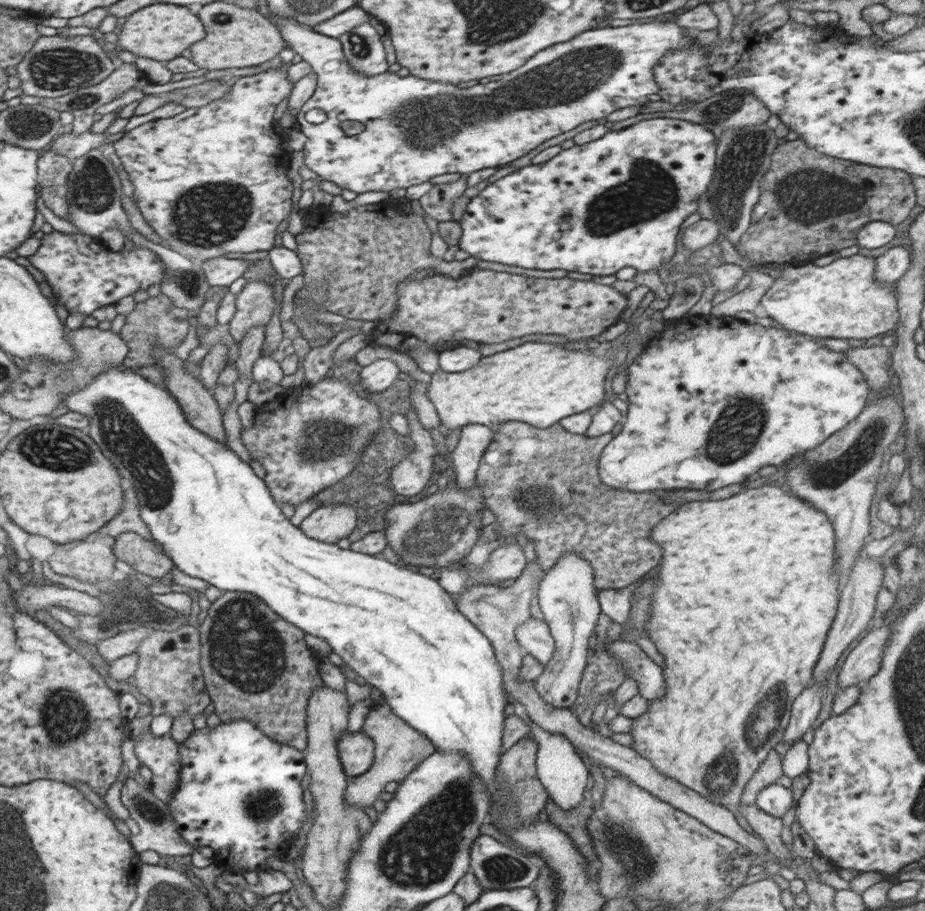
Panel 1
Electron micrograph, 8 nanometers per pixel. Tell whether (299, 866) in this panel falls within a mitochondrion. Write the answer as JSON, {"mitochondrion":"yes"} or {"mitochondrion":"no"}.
{"mitochondrion":"no"}

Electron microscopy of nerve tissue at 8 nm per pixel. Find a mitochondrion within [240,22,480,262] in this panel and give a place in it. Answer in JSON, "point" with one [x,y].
{"point":[360,48]}

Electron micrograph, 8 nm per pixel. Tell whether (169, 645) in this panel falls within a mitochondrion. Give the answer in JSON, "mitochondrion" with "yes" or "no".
{"mitochondrion":"no"}

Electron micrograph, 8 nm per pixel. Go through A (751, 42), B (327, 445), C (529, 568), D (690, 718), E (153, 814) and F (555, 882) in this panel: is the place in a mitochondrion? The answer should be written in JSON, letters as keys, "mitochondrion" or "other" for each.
{"A":"other","B":"mitochondrion","C":"other","D":"other","E":"mitochondrion","F":"other"}

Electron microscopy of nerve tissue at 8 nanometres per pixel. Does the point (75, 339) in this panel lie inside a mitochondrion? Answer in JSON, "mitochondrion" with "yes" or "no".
{"mitochondrion":"no"}

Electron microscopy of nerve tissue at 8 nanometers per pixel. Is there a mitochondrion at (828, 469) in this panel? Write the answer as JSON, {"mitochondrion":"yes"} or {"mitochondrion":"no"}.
{"mitochondrion":"yes"}

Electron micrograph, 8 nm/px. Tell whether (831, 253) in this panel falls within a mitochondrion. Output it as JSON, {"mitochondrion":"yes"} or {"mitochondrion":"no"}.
{"mitochondrion":"no"}

